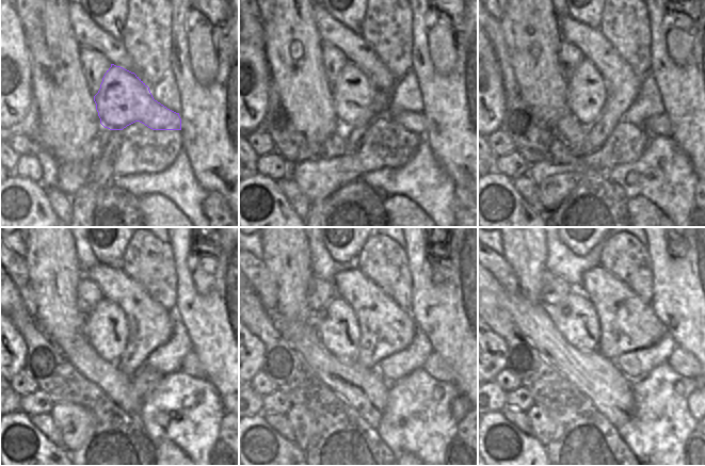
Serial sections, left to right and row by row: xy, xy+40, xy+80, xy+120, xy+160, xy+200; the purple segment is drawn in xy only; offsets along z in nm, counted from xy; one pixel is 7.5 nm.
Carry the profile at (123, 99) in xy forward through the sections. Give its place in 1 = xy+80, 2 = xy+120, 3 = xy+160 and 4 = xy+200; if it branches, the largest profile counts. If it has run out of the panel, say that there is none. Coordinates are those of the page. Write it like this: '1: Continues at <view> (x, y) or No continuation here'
1: Continues at xy+80 (586, 90)
2: Continues at xy+120 (106, 328)
3: Continues at xy+160 (337, 325)
4: Continues at xy+200 (575, 317).

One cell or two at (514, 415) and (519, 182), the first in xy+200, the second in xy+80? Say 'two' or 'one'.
one

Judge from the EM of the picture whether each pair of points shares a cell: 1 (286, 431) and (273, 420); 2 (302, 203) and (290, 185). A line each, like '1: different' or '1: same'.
1: same
2: same

